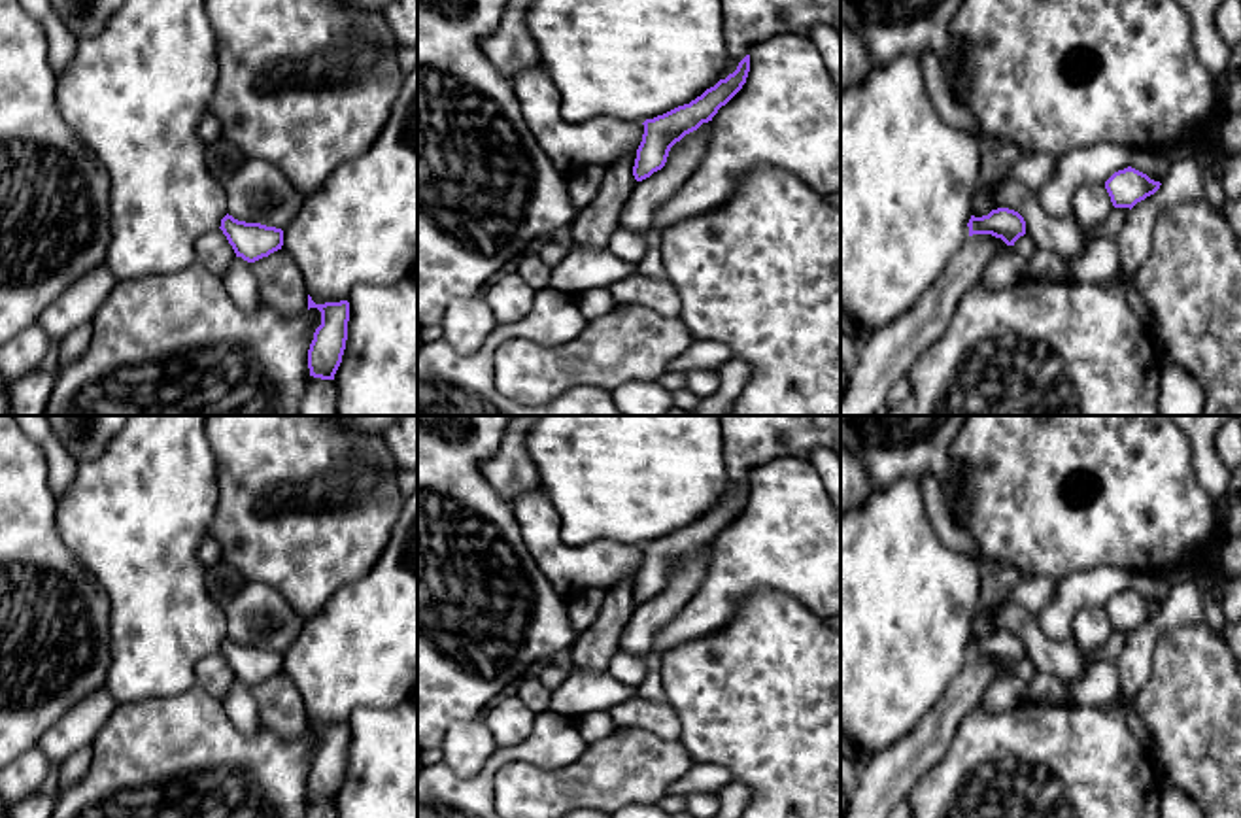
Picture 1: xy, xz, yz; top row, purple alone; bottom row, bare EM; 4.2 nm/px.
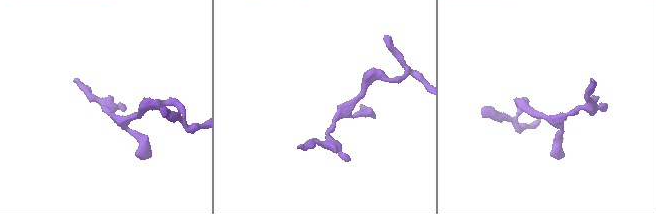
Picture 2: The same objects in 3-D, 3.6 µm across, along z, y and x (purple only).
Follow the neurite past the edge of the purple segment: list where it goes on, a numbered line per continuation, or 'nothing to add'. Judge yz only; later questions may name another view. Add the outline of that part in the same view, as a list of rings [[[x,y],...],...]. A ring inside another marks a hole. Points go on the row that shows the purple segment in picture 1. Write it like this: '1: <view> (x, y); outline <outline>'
nothing to add

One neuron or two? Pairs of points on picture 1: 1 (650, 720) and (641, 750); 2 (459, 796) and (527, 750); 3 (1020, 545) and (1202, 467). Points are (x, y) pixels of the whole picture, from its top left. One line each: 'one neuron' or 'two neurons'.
1: two neurons
2: one neuron
3: two neurons

